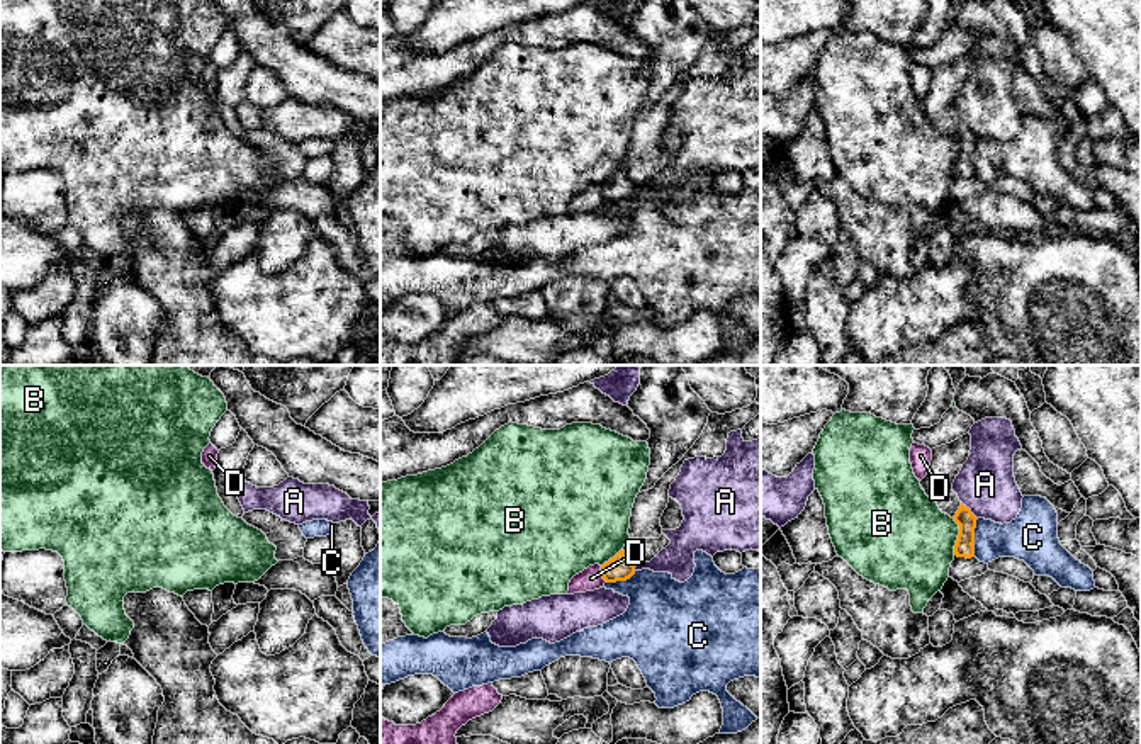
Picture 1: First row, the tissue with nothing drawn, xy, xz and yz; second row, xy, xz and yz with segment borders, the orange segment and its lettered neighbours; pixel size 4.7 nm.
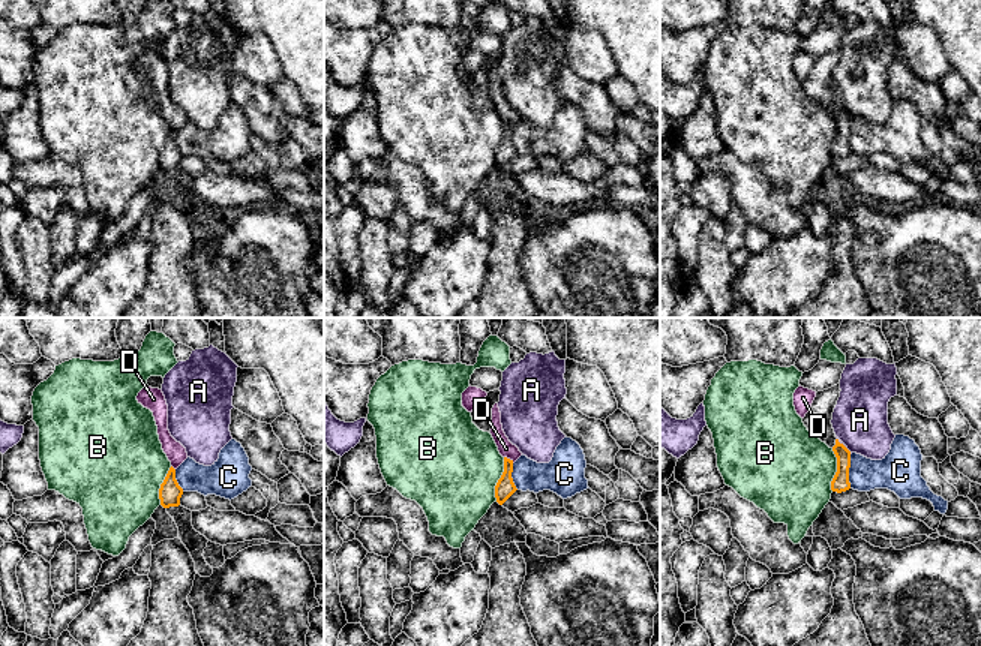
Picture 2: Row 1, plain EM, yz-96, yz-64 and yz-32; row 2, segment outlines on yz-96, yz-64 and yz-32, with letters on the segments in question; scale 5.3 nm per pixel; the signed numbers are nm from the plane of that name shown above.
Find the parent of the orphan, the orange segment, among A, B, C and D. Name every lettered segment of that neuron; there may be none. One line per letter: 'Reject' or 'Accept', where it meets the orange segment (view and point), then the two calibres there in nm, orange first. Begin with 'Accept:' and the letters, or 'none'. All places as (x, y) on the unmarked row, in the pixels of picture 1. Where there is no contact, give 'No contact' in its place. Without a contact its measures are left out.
Accept: none
A: Reject. Touches orange at yz (970, 129). Thickness 90 nm (orange) against 280 nm
B: Reject. Touches orange at yz (958, 155). Thickness 90 nm (orange) against 440 nm
C: Reject. Touches orange at yz (973, 157). Thickness 90 nm (orange) against 200 nm
D: Reject. Touches orange at xz (601, 192). Thickness 120 nm (orange) against 110 nm

